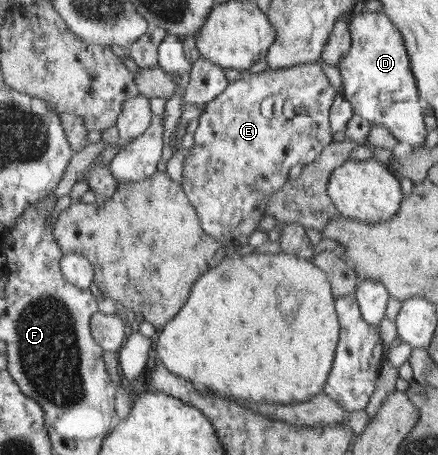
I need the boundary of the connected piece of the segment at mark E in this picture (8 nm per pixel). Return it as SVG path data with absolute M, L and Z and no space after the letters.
M307 62L301 66L294 66L285 68L283 70L264 70L261 73L251 75L251 73L242 72L242 77L231 82L227 89L214 99L211 103L203 106L203 112L199 117L199 125L194 132L194 146L187 150L187 157L183 161L183 183L182 186L189 196L193 207L196 207L198 216L201 220L201 225L204 230L217 241L220 241L232 254L237 247L247 245L249 237L253 235L253 231L260 229L261 222L264 221L267 213L268 195L273 195L279 191L283 185L289 182L289 171L295 165L307 165L313 163L321 152L333 143L333 131L331 131L331 123L329 123L329 111L333 107L333 101L337 97L338 92L335 93L335 87L329 83L327 75L323 73L323 67L317 62Z

